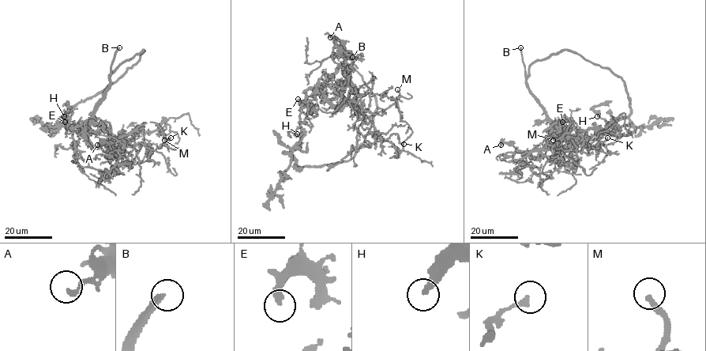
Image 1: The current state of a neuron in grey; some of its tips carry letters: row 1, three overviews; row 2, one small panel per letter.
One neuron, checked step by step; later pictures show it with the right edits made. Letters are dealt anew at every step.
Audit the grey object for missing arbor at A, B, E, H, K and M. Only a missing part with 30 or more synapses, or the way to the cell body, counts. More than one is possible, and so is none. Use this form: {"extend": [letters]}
{"extend": ["B", "M"]}

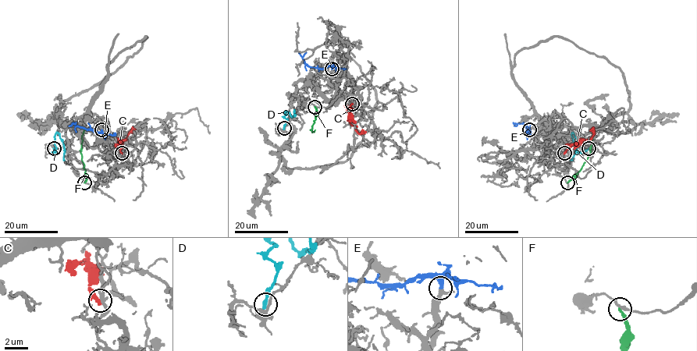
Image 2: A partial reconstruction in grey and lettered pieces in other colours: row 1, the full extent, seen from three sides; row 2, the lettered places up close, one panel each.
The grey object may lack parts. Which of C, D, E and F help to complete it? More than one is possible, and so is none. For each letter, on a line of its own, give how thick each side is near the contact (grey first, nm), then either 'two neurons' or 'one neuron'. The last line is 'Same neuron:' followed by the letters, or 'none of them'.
C: calibres 240 and 400 nm; two neurons
D: calibres 280 and 320 nm; two neurons
E: calibres 360 and 280 nm; one neuron
F: calibres 200 and 200 nm; two neurons
Same neuron: E

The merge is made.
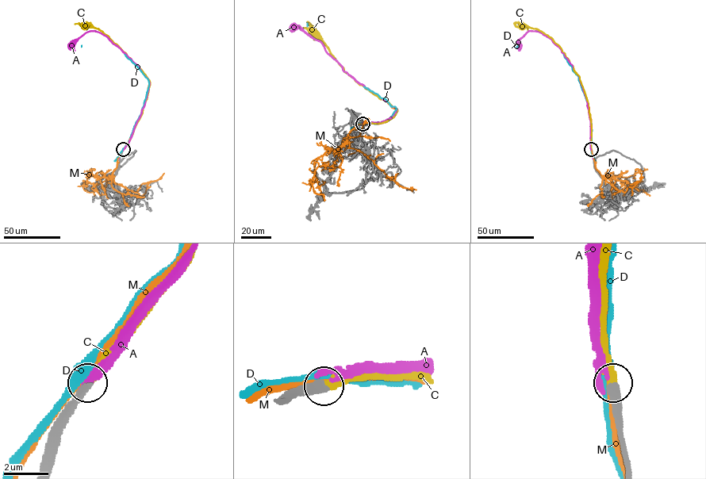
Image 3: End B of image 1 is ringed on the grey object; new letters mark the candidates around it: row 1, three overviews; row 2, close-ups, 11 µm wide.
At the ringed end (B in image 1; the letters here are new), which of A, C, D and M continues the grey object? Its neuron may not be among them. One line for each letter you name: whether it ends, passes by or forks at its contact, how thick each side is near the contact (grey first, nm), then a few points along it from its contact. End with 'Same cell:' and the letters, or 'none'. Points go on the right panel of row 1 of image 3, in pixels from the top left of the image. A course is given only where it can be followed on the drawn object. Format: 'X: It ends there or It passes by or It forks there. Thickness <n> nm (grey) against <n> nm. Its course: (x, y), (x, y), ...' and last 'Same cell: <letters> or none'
C: It ends there. Thickness 320 nm (grey) against 240 nm. Its course: (591, 149), (588, 107), (580, 77), (551, 38), (537, 28), (521, 26)
Same cell: C

